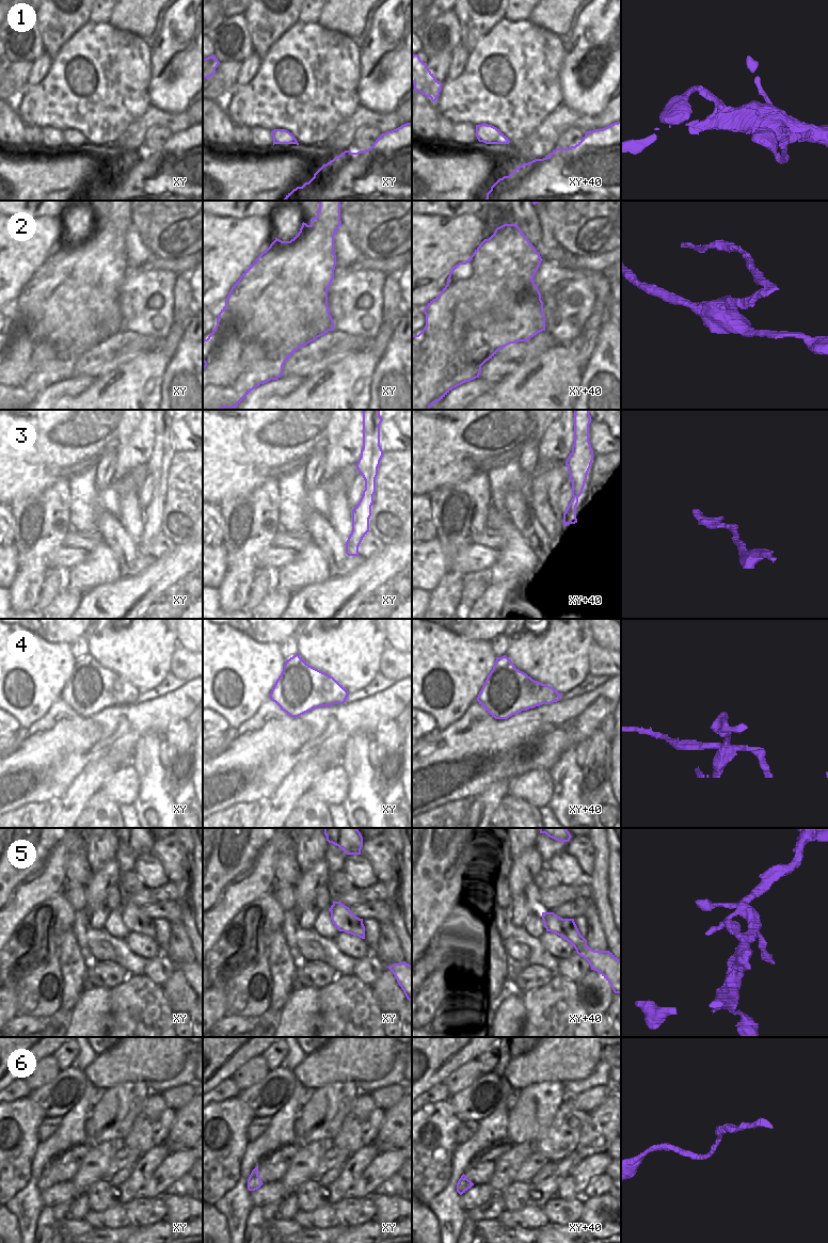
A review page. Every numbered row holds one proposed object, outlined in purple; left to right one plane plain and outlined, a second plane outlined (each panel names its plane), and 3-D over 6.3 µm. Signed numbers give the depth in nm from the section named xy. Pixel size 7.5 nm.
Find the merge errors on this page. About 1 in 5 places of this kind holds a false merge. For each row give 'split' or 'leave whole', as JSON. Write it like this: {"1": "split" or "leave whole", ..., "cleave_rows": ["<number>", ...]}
{"1": "leave whole", "2": "split", "3": "leave whole", "4": "split", "5": "leave whole", "6": "leave whole", "cleave_rows": ["2", "4"]}

